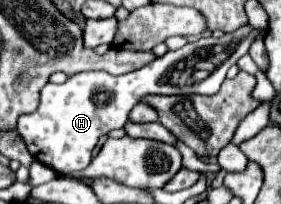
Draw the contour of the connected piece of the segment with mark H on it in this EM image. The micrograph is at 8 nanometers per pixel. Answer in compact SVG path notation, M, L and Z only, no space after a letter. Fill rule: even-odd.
M249 23L241 25L233 33L223 37L203 37L199 41L187 43L177 51L169 51L157 57L149 65L131 71L127 75L109 75L105 71L85 71L71 75L63 85L45 85L41 89L41 103L37 111L21 115L17 121L17 131L25 139L29 153L43 165L55 169L57 173L81 171L91 163L91 153L101 135L111 129L121 129L131 109L145 95L193 95L193 93L217 93L231 65L239 61L253 39L265 37L265 29L253 29ZM99 93L107 95L105 107L99 107Z

